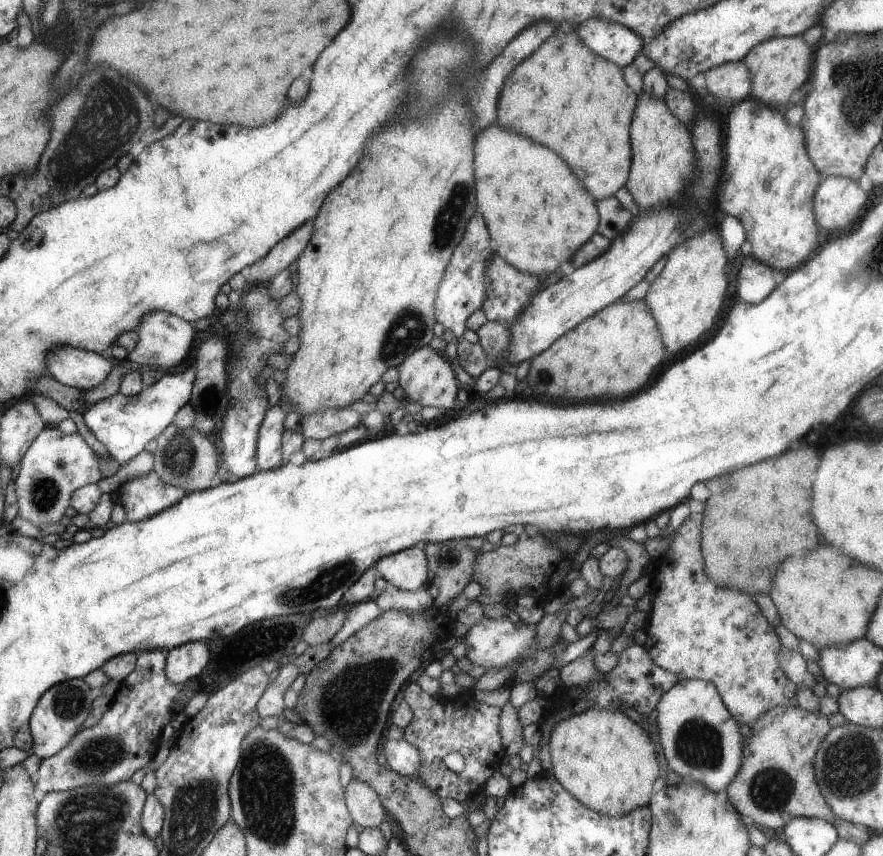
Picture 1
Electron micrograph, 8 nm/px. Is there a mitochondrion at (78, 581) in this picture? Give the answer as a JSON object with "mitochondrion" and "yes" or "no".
{"mitochondrion":"no"}

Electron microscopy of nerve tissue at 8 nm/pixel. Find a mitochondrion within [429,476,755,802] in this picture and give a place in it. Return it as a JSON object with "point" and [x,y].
{"point":[698,744]}

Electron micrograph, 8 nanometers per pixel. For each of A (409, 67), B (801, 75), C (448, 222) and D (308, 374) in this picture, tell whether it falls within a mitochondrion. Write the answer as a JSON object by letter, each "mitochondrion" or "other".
{"A":"other","B":"other","C":"mitochondrion","D":"other"}

